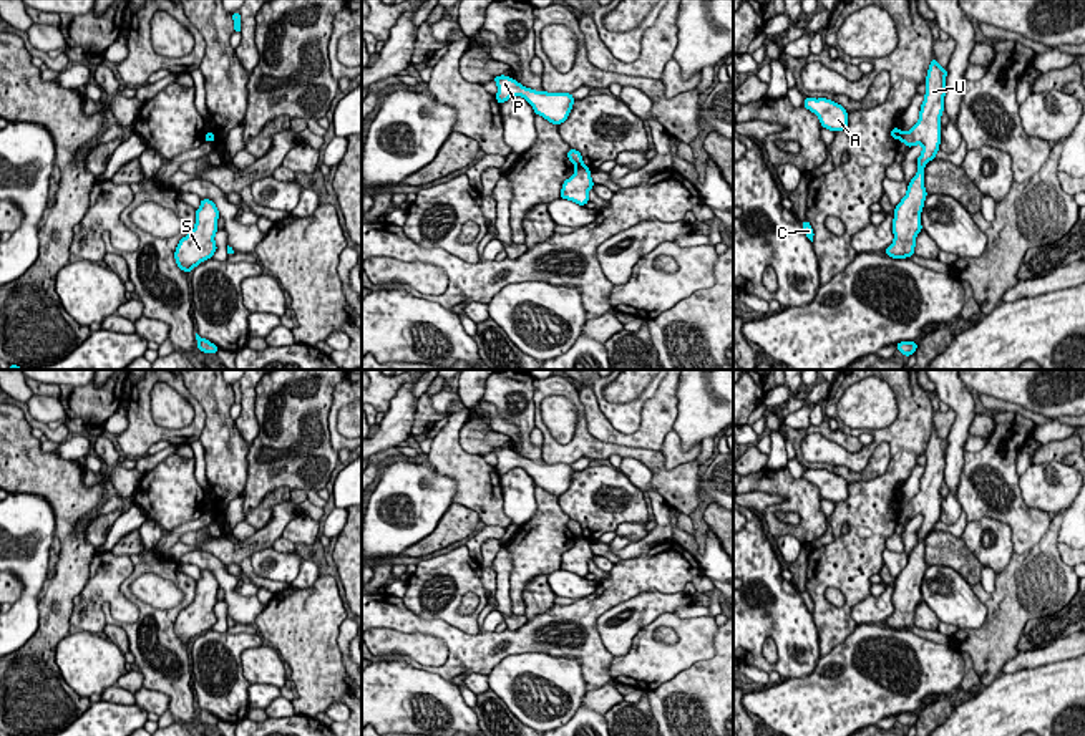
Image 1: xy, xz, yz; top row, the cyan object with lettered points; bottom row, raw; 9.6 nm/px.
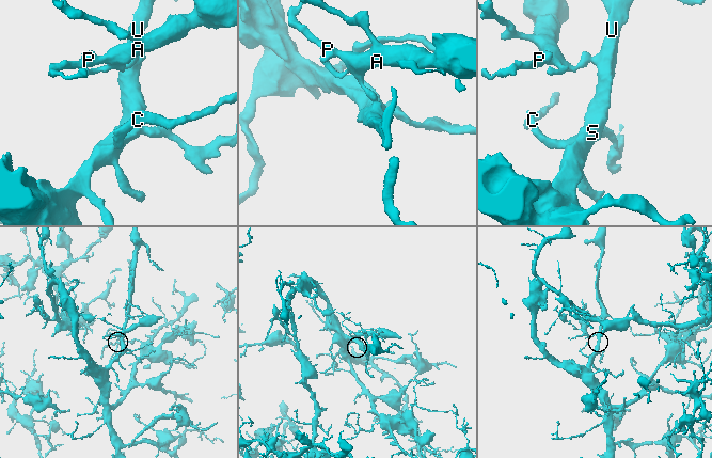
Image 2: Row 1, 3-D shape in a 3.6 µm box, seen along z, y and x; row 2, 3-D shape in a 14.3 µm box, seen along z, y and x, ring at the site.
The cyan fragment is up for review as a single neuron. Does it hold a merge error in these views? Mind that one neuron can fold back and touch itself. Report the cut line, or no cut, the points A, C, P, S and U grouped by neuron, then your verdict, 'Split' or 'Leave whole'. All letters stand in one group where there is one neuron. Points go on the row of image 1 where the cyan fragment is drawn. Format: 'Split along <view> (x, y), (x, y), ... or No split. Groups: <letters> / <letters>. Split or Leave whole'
Split along xz (583, 164), (576, 168). Groups: A P / C S U. Split

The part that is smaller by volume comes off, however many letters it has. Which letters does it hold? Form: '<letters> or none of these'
A, P

